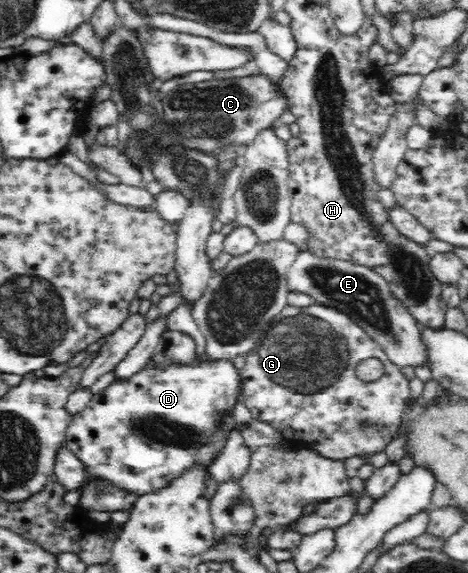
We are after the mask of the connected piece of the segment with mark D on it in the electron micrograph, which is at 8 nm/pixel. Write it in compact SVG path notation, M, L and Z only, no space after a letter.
M208 358L202 360L195 360L193 365L178 366L178 363L173 363L172 366L166 367L164 370L154 370L152 363L138 371L128 379L113 381L102 393L93 394L88 402L88 405L80 412L73 415L71 422L67 429L67 436L65 447L72 453L76 454L78 459L84 462L86 466L86 478L88 476L100 476L106 478L114 485L134 492L137 496L144 492L152 492L156 488L164 487L172 478L179 476L188 466L194 462L210 462L214 461L219 456L220 450L223 448L228 435L221 433L217 427L217 419L226 411L234 411L238 397L240 397L240 387L242 387L241 377L239 371L234 367L230 360L216 360Z

